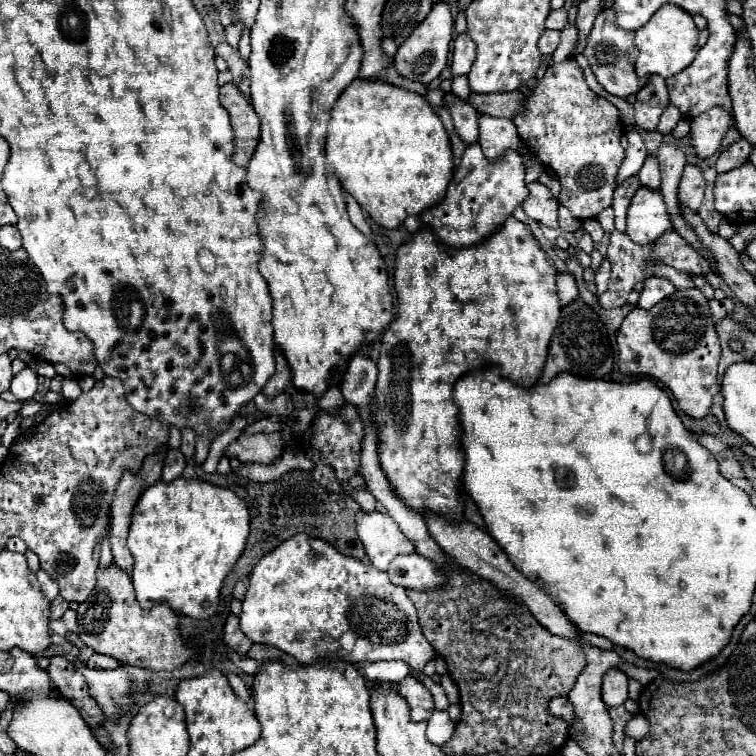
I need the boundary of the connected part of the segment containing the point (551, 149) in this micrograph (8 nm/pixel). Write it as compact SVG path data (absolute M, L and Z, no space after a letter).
M565 59L547 67L543 79L525 97L525 111L515 115L521 141L539 157L545 167L551 167L561 181L559 203L577 219L591 219L611 205L617 187L617 171L623 161L619 111L607 99L595 95L575 63Z

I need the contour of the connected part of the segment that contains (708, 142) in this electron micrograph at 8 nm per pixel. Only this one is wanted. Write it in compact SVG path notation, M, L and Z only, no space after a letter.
M713 107L691 119L691 147L699 159L709 159L719 151L719 145L733 123L733 115L721 107Z

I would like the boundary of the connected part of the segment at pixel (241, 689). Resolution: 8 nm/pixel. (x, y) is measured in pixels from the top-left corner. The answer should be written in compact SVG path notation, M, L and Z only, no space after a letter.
M225 673L225 677L227 677L227 681L229 681L229 685L231 685L231 689L245 701L245 703L249 703L251 701L251 695L249 695L249 691L247 691L247 687L245 687L245 683L241 681L241 677L237 677L235 673Z

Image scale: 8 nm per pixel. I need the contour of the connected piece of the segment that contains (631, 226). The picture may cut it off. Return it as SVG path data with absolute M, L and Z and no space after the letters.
M641 187L631 199L625 233L629 235L631 241L643 245L653 243L667 231L673 231L673 225L665 211L661 193L657 189Z

